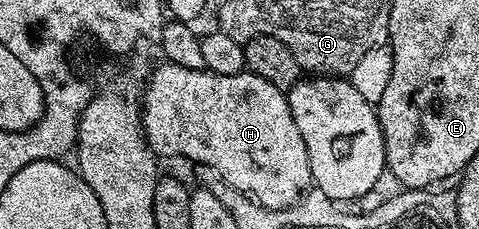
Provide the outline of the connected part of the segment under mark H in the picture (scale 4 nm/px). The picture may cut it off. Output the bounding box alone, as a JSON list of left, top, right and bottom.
[140,61,311,211]

